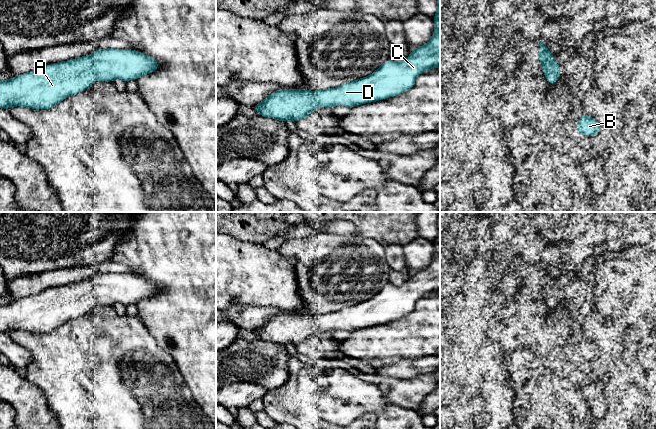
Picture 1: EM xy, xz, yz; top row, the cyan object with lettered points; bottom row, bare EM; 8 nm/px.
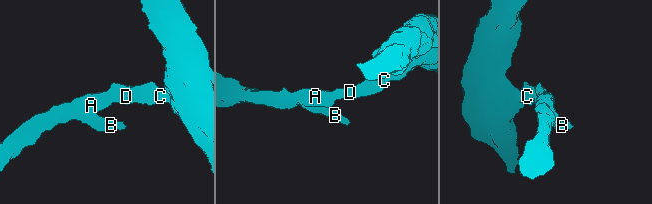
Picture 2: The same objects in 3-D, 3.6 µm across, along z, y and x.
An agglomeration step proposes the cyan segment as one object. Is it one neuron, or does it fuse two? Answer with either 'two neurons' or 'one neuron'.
one neuron

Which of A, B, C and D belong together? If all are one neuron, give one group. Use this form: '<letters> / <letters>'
A B C D

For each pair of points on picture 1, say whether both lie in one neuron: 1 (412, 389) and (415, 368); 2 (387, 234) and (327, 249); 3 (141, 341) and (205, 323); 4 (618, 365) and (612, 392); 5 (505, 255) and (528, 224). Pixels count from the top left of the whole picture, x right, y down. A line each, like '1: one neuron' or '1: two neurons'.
1: two neurons
2: two neurons
3: two neurons
4: one neuron
5: two neurons

